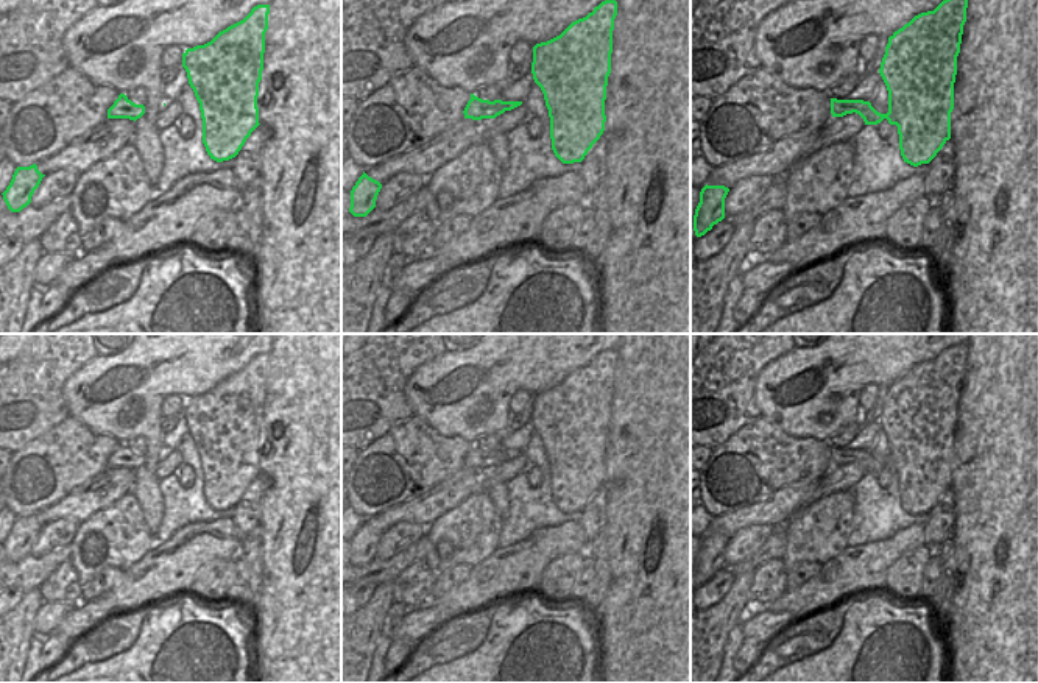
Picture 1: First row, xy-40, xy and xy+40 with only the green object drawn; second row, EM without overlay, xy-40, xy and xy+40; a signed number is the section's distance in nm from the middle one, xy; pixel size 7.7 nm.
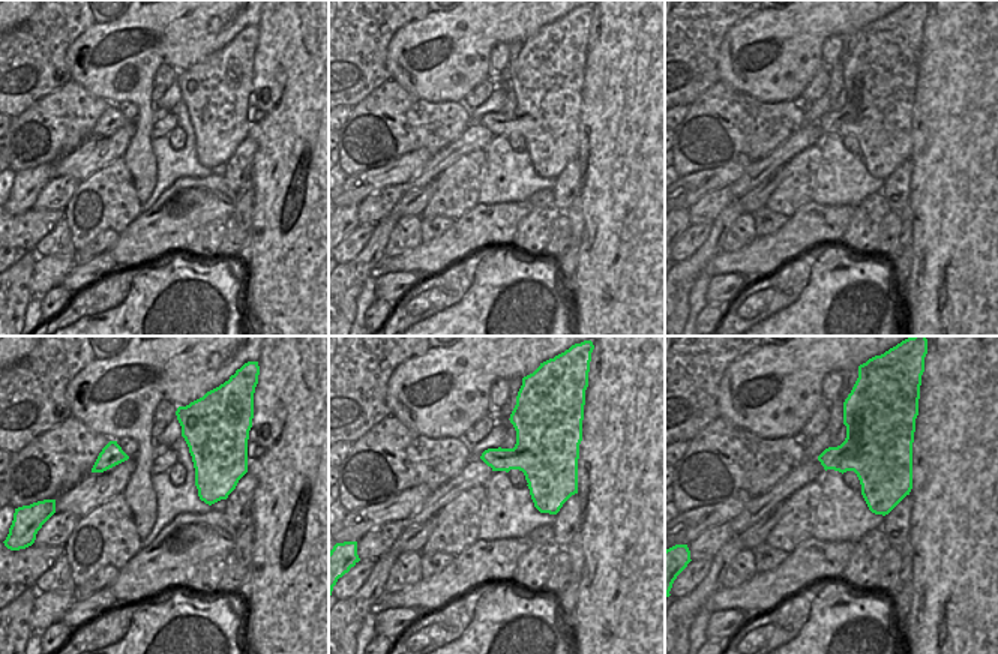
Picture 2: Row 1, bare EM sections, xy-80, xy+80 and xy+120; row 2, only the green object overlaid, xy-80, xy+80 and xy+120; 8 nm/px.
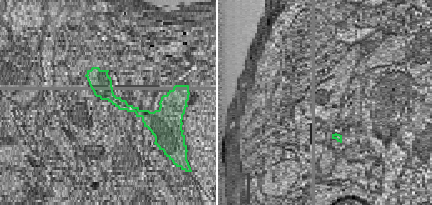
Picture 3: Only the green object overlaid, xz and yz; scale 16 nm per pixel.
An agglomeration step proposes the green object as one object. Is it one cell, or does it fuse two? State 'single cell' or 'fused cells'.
single cell

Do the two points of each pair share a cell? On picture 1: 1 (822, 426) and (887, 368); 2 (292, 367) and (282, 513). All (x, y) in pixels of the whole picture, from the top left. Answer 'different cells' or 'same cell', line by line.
1: same cell
2: same cell

